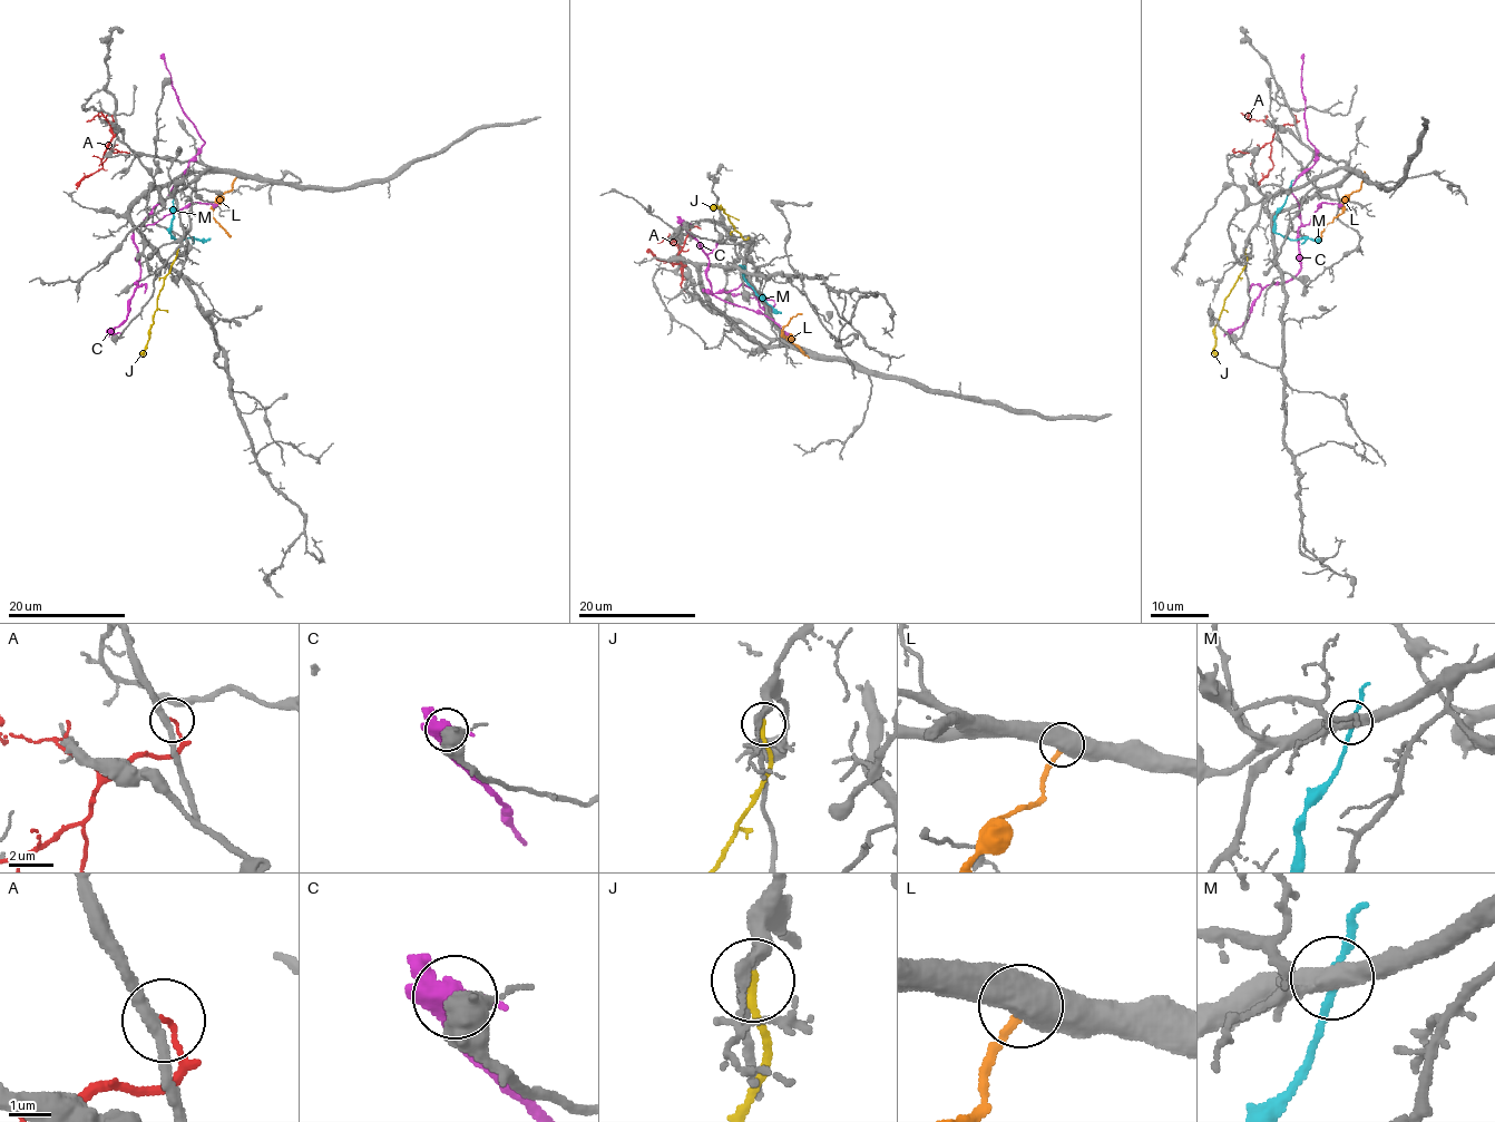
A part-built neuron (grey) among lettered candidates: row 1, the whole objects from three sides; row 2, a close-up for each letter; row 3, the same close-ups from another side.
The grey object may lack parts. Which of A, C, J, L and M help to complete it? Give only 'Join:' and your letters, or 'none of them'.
Join: J

